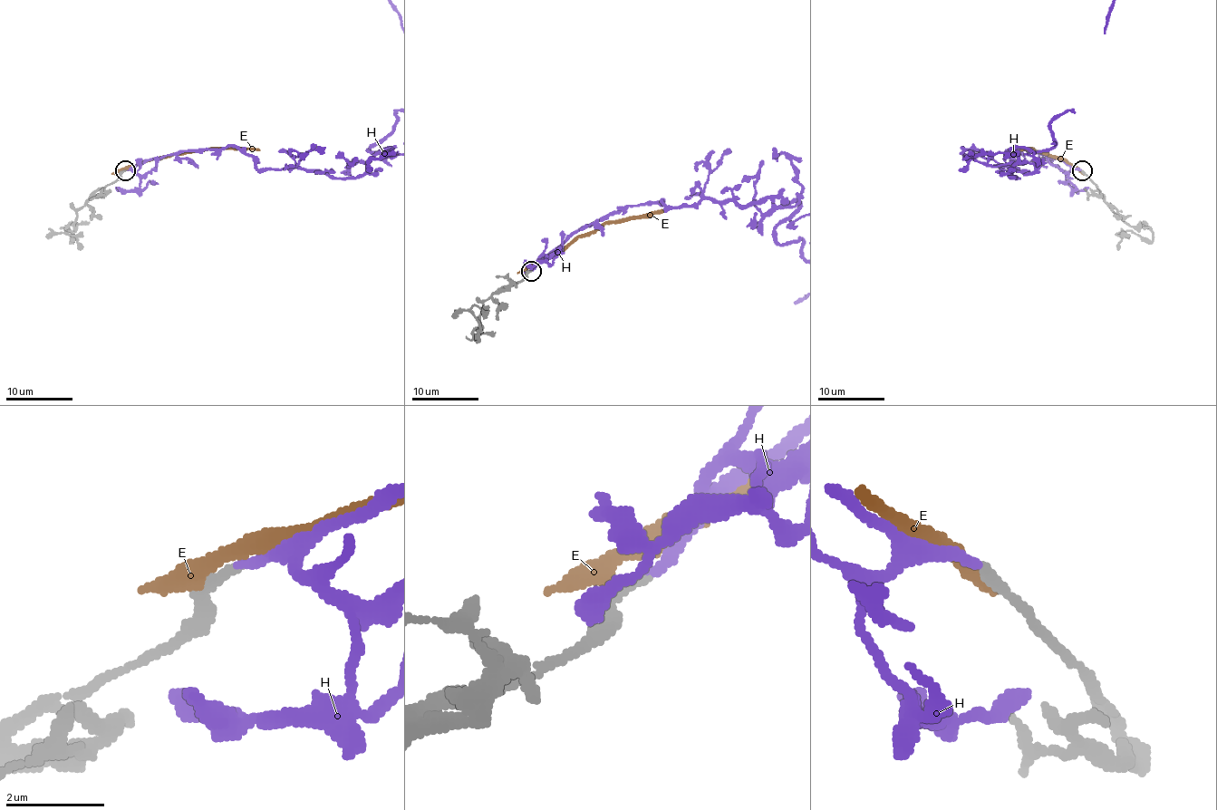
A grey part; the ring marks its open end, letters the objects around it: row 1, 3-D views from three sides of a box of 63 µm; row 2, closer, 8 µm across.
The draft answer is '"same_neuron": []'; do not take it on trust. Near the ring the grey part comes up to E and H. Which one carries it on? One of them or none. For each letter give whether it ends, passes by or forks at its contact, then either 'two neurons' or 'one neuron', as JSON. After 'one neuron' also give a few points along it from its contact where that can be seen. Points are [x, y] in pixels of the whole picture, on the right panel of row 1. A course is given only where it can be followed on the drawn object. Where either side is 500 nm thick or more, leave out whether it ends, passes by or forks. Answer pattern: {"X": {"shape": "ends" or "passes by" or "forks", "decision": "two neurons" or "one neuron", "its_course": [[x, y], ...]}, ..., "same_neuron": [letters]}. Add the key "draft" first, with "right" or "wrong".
{"draft": "wrong", "E": {"shape": "passes by", "decision": "two neurons"}, "H": {"shape": "ends", "decision": "one neuron"}, "same_neuron": ["H"]}

